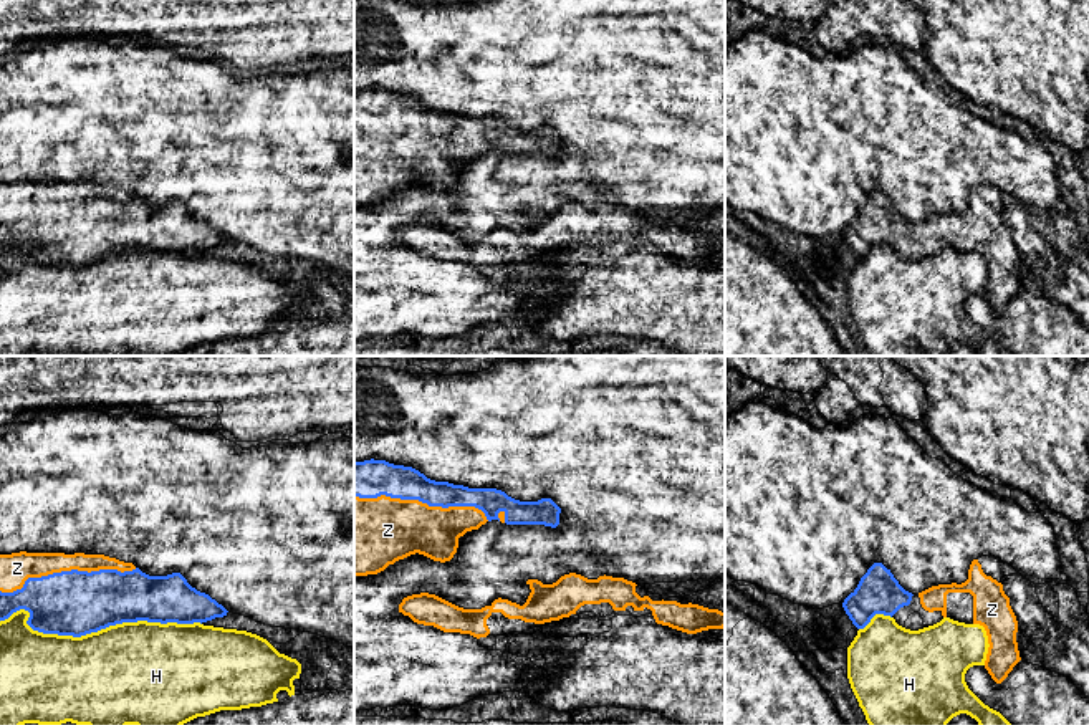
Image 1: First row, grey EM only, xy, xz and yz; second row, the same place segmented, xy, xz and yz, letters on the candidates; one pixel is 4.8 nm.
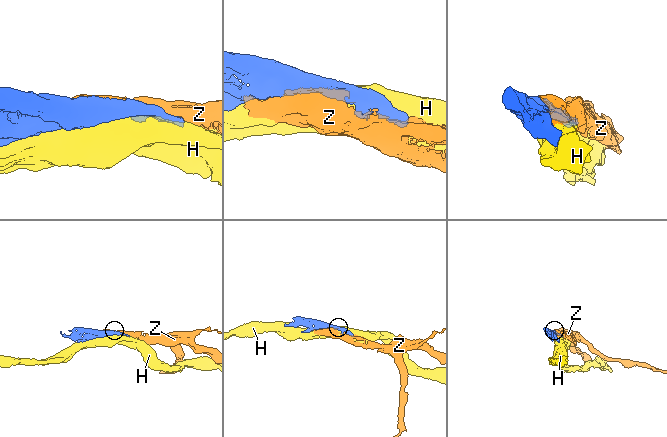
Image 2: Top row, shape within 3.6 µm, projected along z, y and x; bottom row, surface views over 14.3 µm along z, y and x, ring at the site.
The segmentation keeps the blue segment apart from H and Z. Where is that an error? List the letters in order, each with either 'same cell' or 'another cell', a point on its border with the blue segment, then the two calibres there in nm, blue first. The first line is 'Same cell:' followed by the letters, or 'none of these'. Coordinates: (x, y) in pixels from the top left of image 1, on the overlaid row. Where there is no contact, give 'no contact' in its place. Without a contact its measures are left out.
Same cell: Z
H: another cell; meets blue in xy at (95, 631); 320 nm thick on the blue side, 480 nm on the other
Z: same cell; meets blue in xy at (67, 571); 320 nm thick on the blue side, 150 nm on the other

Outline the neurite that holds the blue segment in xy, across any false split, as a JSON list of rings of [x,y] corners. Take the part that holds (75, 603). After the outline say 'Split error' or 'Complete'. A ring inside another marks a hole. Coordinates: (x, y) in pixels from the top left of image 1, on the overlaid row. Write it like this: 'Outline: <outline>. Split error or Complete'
Outline: [[[0,555],[0,621],[20,609],[30,612],[26,624],[33,631],[73,637],[137,621],[202,624],[228,612],[209,594],[192,588],[180,573],[149,576],[132,563],[104,555]]]. Split error

